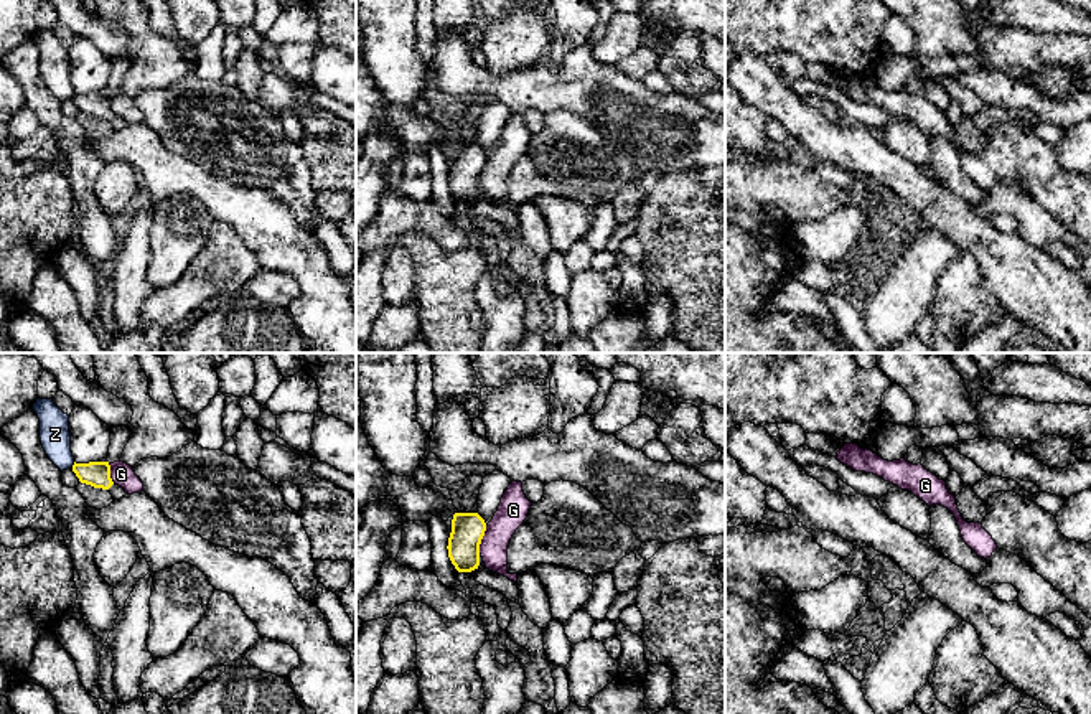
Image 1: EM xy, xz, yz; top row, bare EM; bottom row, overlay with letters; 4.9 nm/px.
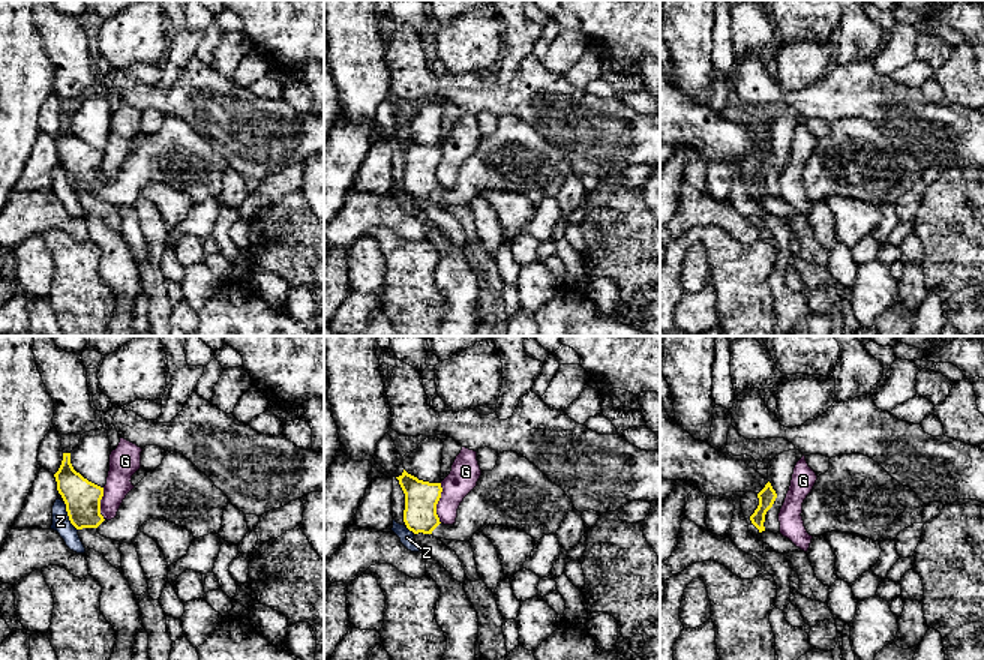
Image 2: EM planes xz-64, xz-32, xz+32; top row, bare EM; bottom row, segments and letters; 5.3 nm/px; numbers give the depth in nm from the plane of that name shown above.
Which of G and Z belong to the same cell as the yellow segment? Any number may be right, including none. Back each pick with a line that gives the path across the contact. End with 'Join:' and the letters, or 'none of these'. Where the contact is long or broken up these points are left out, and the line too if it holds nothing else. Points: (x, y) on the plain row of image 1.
Join: none of these

